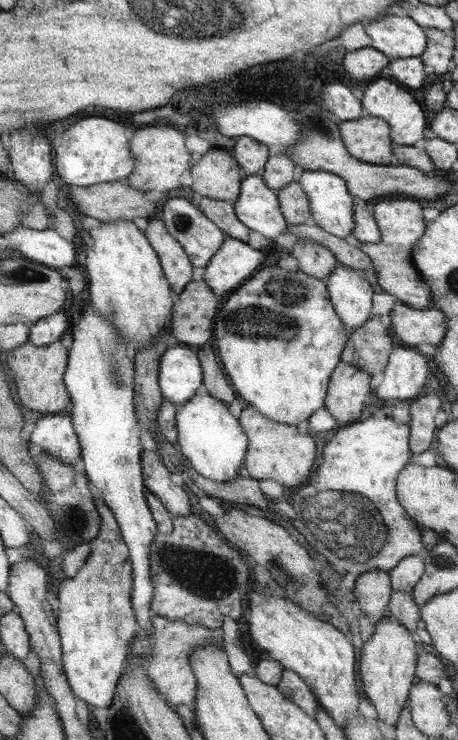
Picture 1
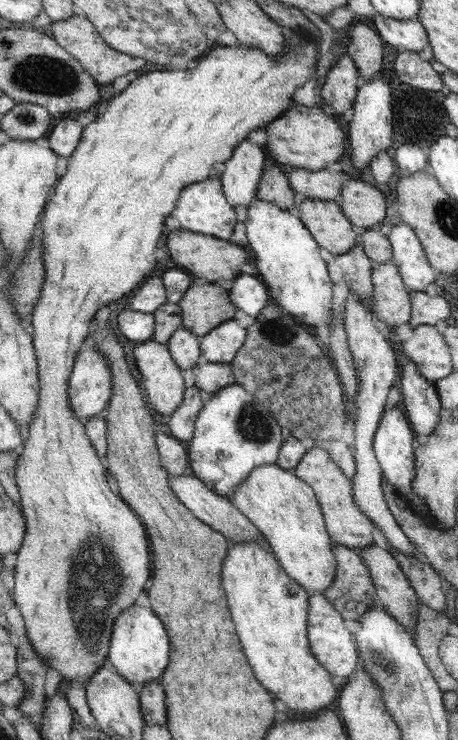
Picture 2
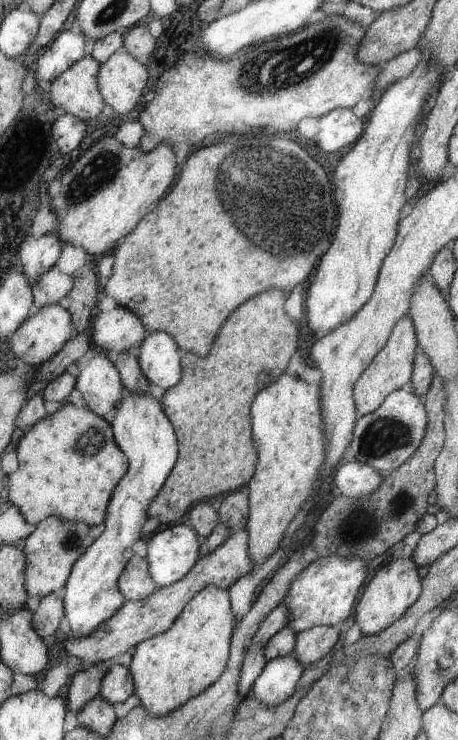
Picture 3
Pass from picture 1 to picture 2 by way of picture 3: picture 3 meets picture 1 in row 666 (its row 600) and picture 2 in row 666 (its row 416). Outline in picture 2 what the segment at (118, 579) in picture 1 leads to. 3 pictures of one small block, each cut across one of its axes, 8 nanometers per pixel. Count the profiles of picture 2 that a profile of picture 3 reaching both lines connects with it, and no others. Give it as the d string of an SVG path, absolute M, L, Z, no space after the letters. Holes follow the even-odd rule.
M133 604L117 618L113 627L112 646L109 648L109 661L139 694L144 685L160 680L165 675L170 662L170 642L164 624L152 608Z

